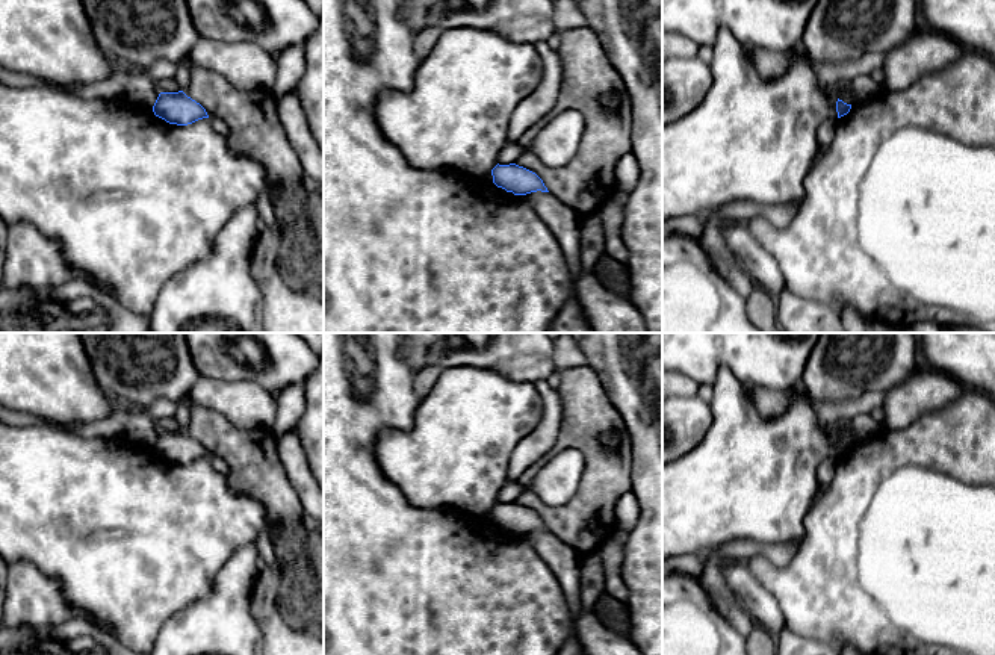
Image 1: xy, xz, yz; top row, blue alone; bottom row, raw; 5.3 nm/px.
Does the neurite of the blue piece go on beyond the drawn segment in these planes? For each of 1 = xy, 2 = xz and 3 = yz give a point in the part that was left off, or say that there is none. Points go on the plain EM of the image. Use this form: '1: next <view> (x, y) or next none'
1: next none
2: next none
3: next none

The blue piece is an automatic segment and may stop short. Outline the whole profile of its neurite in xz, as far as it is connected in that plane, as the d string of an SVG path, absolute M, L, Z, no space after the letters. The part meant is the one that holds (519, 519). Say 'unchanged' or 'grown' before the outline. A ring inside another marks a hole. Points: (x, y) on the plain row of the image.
unchanged; M516 502L496 504L491 508L493 522L498 526L513 531L514 534L526 534L531 531L549 531L543 519L532 510Z

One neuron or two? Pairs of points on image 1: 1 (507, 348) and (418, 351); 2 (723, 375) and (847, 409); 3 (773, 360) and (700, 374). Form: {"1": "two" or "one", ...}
{"1": "one", "2": "two", "3": "one"}

